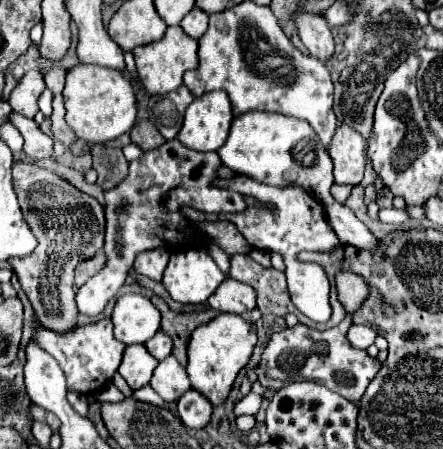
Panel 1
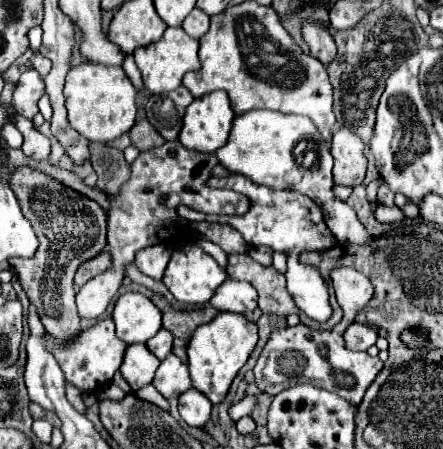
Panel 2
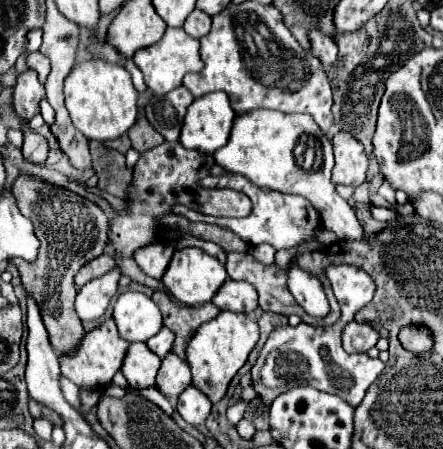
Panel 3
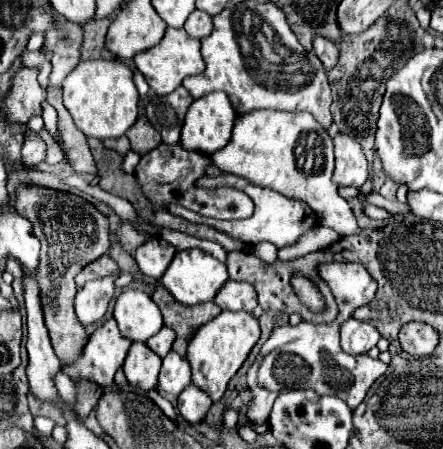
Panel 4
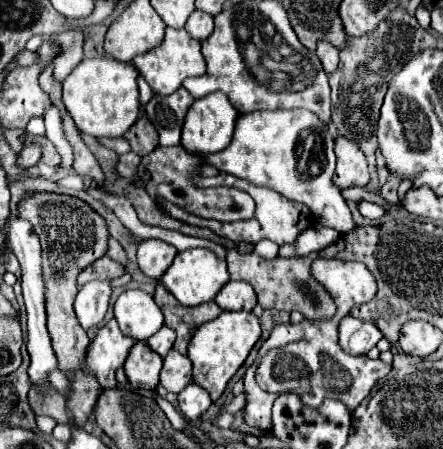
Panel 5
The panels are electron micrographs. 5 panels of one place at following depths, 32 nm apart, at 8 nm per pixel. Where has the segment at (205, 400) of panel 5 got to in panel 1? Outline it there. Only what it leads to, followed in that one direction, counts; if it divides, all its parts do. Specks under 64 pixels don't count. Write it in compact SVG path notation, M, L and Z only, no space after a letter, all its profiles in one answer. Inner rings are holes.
M188 390L178 400L178 416L188 428L200 430L212 418L212 404L200 392Z

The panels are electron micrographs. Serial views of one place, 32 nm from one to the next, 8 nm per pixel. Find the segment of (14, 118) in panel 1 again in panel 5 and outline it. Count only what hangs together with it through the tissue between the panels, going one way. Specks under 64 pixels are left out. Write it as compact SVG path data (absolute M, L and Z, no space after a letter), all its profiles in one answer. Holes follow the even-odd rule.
M26 142L20 156L18 156L18 164L22 168L30 168L34 166L38 160L42 158L42 146L38 142Z

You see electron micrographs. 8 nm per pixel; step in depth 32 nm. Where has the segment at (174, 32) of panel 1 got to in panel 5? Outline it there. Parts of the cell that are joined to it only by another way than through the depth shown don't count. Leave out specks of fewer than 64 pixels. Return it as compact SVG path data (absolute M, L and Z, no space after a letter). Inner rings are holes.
M166 28L166 36L164 36L162 44L158 48L152 48L150 52L138 54L132 60L132 64L146 78L150 88L160 96L168 96L174 90L178 90L182 86L184 78L202 76L206 72L206 62L200 54L200 42L194 40L186 30L174 30L174 28Z

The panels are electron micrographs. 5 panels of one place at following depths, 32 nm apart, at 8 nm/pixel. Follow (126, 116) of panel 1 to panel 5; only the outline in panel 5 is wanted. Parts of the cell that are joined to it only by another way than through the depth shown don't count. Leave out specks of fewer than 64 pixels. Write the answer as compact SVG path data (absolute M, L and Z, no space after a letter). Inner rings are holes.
M94 58L82 60L62 82L64 86L64 106L74 118L78 130L90 134L94 138L118 138L136 122L140 112L138 86L136 86L138 70L126 62L118 62L112 58Z

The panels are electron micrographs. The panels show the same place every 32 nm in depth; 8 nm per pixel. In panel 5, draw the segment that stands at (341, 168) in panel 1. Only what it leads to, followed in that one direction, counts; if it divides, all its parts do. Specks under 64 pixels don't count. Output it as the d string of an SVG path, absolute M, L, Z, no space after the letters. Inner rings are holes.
M338 136L334 142L336 142L334 184L338 188L366 186L370 180L370 174L360 146L354 140L346 140L344 136Z

